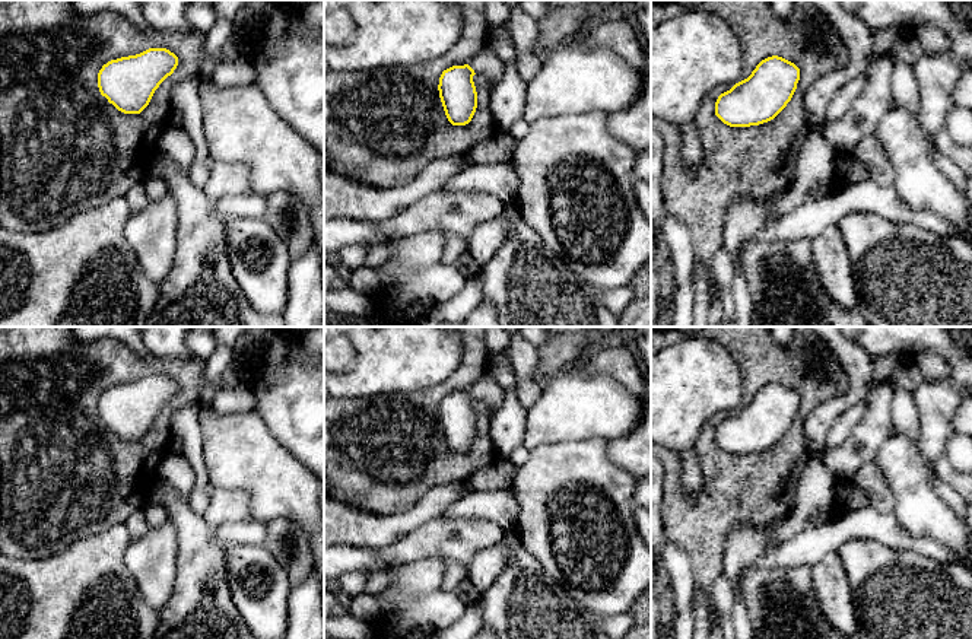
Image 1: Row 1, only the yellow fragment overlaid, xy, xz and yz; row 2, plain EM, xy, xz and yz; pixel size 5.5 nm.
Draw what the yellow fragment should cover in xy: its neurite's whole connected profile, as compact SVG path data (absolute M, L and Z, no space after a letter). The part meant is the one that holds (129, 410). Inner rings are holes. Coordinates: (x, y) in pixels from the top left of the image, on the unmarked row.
M149 375L104 391L98 400L98 414L118 438L140 441L177 392L178 384L169 376Z

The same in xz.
M486 372L468 391L452 392L439 404L439 425L448 448L452 452L466 452L477 435L474 401L489 407L490 416L499 411L504 401L504 388Z

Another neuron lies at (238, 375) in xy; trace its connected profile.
M235 359L229 368L225 371L222 378L216 385L207 382L203 376L200 392L198 392L198 403L212 403L215 395L222 390L250 390L251 384L254 382L255 373L251 366L247 363L245 359Z

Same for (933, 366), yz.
M927 352L914 357L922 379L930 382L947 381L952 376L949 362L937 352Z

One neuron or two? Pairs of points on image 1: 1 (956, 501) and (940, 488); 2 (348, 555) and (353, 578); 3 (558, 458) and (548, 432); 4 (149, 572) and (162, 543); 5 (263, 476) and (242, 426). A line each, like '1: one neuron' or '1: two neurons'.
1: one neuron
2: two neurons
3: two neurons
4: one neuron
5: one neuron

